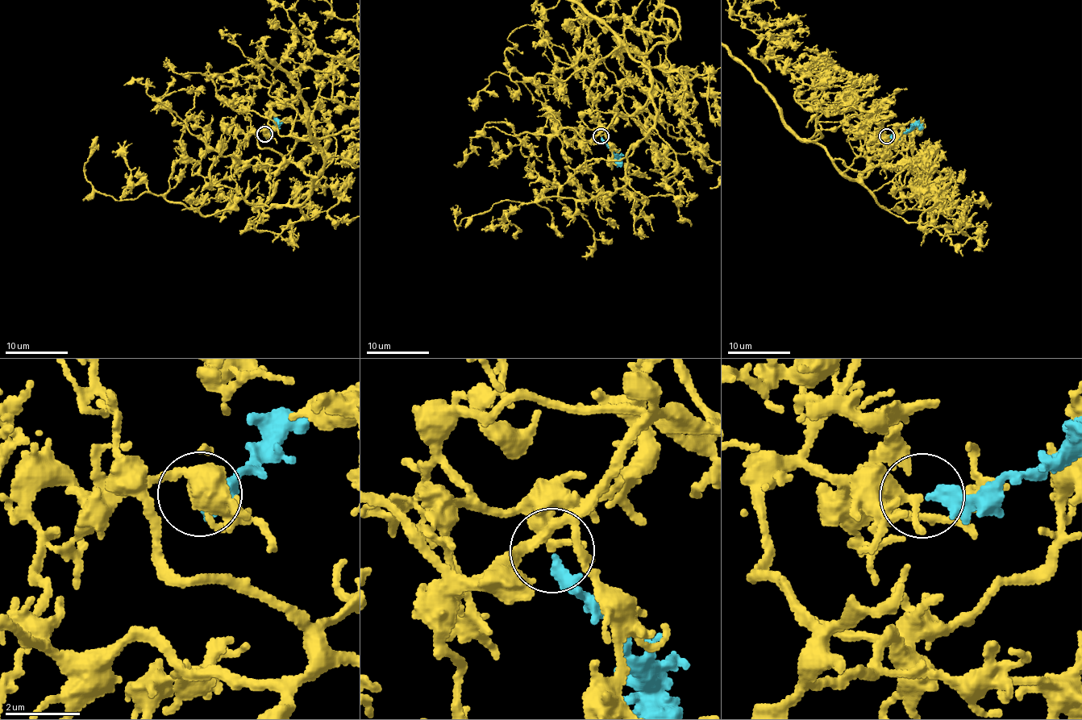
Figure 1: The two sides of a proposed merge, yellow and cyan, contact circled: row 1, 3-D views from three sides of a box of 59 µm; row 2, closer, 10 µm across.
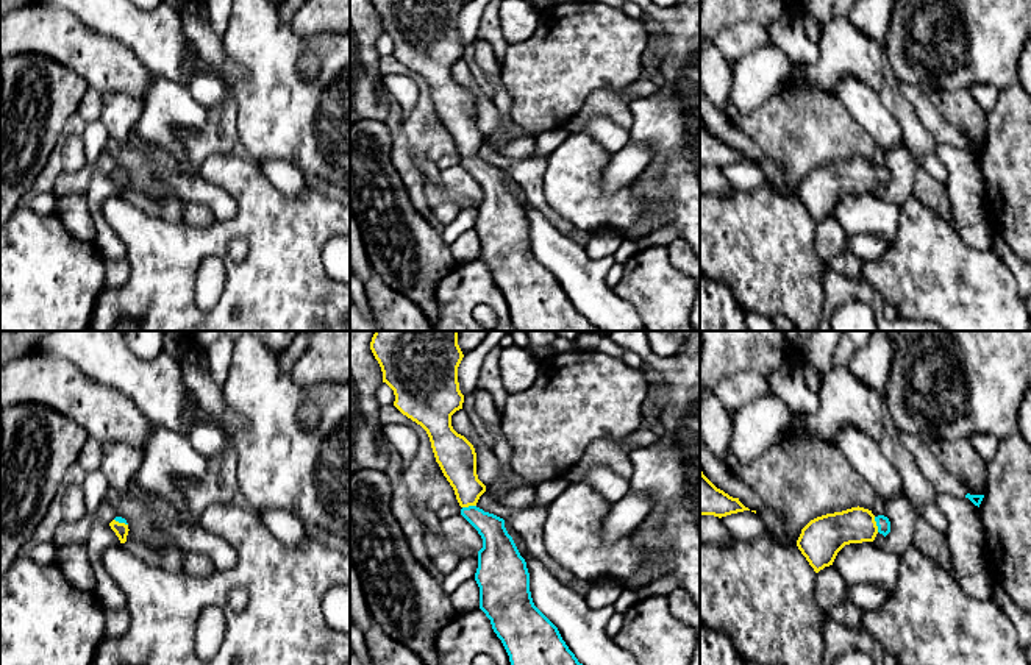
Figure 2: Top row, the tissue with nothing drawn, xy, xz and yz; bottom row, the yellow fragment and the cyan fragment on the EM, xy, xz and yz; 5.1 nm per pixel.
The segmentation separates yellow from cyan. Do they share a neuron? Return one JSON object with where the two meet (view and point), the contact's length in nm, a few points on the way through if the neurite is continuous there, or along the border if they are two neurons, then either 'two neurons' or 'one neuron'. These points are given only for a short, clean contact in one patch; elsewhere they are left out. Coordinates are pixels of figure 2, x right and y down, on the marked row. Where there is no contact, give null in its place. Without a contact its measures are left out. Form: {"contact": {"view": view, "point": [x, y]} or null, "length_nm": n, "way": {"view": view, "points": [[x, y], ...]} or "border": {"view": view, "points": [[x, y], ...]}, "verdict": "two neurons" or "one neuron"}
{"contact": {"view": "yz", "point": [875, 525]}, "length_nm": 80, "way": {"view": "yz", "points": [[828, 534], [853, 525], [875, 525], [883, 523]]}, "verdict": "one neuron"}

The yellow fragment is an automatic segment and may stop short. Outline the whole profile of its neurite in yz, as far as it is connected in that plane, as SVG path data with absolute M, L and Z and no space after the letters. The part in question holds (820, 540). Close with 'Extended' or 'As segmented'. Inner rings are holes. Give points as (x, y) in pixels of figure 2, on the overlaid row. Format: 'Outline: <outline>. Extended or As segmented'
Outline: M864 507L826 514L811 520L797 540L797 546L815 573L833 565L837 553L850 543L873 542L876 534L890 532L884 515L875 517Z. Extended

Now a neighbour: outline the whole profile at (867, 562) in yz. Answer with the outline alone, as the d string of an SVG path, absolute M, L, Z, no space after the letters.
M873 542L845 545L833 567L845 584L883 585L892 593L898 581L900 556Z

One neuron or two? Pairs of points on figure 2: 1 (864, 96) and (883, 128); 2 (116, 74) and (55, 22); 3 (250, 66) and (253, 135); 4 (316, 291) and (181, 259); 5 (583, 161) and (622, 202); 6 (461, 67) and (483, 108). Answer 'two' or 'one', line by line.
1: one
2: one
3: one
4: one
5: one
6: one

